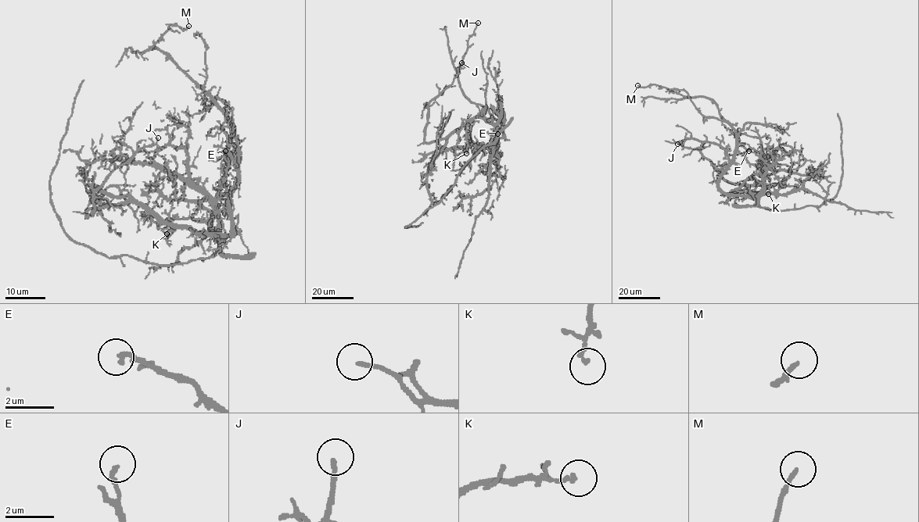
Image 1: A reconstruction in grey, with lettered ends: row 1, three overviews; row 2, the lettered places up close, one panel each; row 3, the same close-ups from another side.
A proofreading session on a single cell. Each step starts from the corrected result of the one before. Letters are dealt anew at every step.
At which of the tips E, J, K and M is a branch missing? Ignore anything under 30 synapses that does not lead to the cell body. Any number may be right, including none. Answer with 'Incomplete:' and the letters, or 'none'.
Incomplete: none

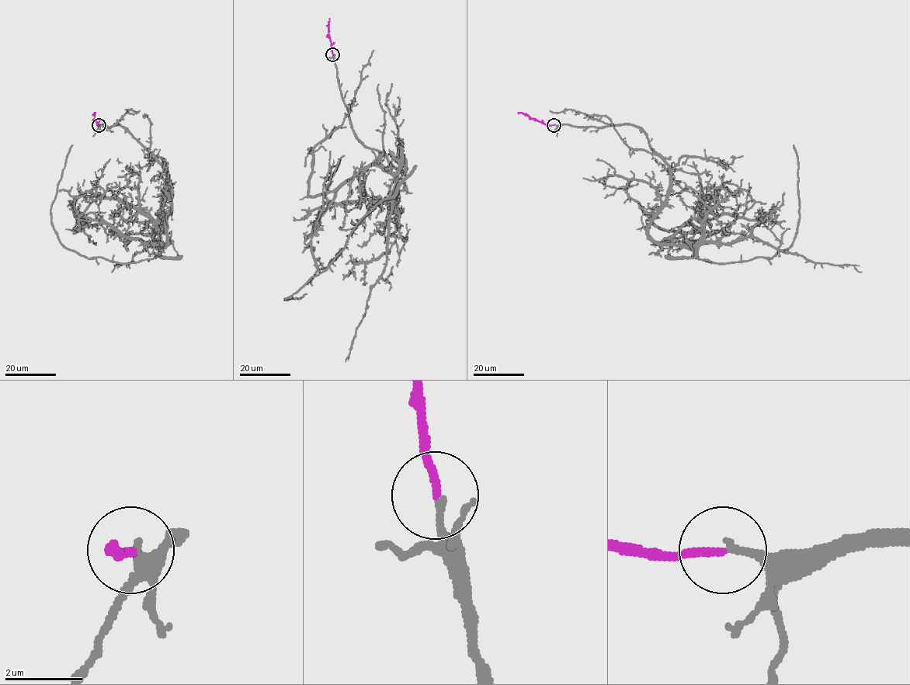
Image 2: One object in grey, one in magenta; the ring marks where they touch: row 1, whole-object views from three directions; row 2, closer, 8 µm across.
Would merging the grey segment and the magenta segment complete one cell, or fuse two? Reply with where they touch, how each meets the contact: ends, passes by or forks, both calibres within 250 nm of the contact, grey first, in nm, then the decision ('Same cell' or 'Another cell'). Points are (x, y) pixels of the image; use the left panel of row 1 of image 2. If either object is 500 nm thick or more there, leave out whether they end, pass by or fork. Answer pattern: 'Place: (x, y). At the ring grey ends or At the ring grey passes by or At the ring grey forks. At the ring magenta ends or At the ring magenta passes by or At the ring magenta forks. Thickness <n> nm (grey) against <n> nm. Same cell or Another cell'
Place: (98, 125). At the ring grey ends. At the ring magenta ends. Thickness 190 nm (grey) against 220 nm. Same cell

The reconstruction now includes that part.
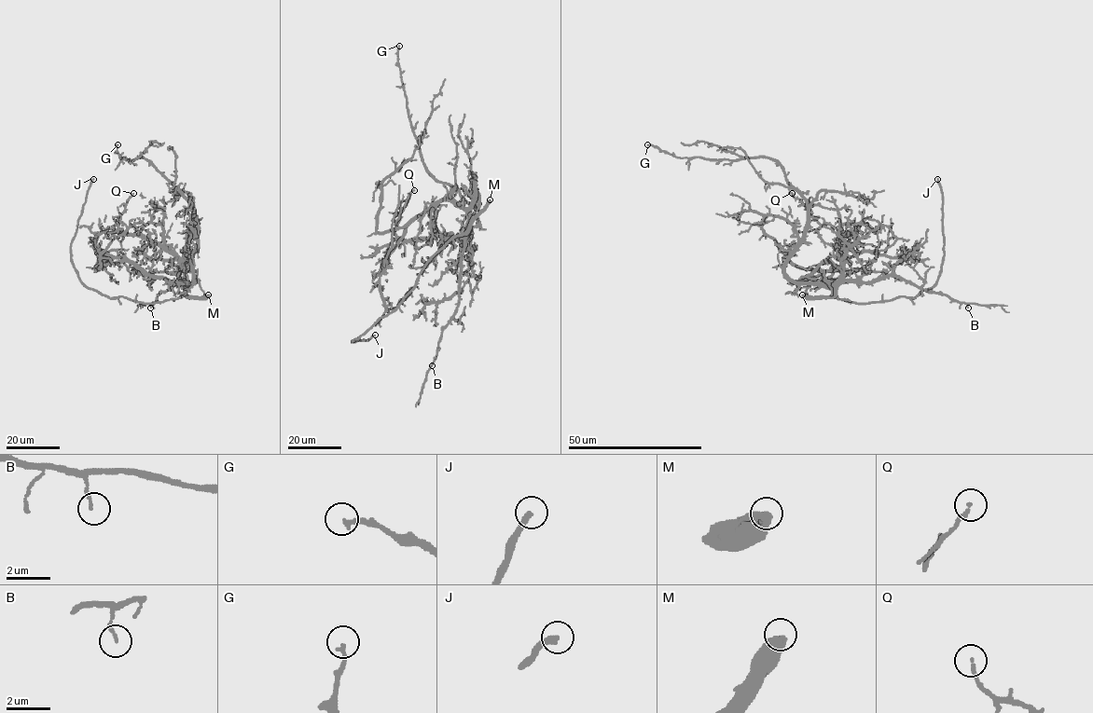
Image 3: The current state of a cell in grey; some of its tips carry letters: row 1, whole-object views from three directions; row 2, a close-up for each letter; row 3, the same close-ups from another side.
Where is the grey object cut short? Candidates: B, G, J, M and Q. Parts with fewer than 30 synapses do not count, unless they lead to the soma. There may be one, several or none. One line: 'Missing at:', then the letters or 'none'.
Missing at: J, M

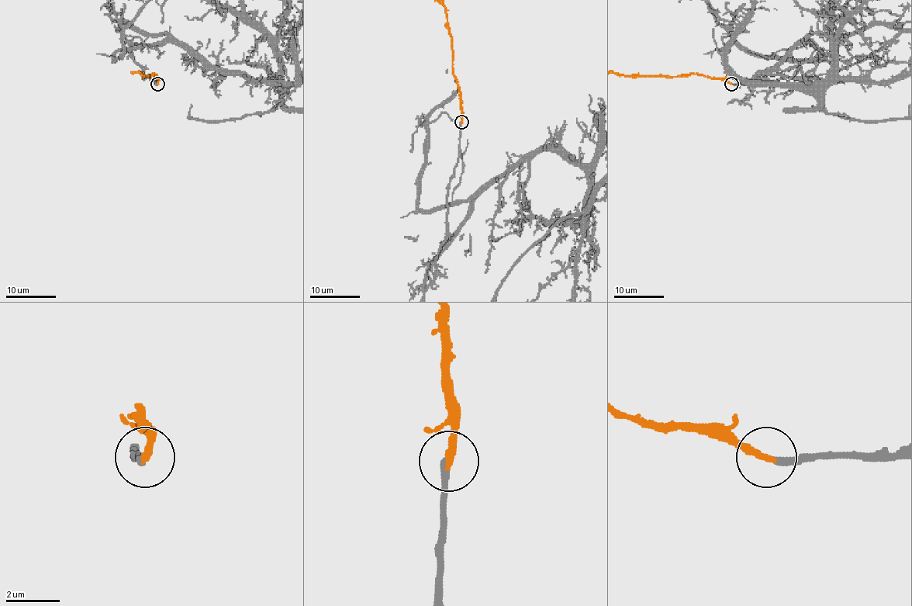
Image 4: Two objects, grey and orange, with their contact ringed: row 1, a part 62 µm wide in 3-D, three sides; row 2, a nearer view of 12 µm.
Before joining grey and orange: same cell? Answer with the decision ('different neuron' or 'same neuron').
same neuron

